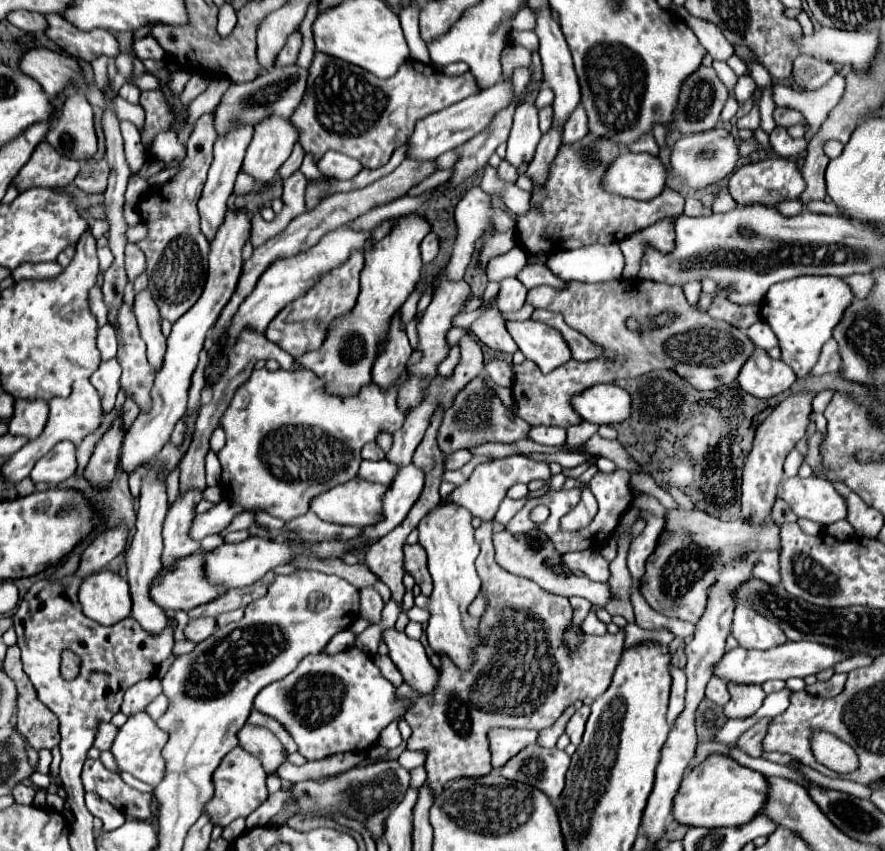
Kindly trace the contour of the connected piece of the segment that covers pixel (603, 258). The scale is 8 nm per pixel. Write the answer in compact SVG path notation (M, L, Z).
M616 243L588 245L576 251L562 251L548 259L548 269L564 279L586 283L618 279L624 269L624 255Z

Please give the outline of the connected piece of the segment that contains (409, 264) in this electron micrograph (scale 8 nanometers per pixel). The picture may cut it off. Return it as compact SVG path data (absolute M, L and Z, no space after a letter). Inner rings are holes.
M408 213L398 219L398 227L380 239L378 243L370 243L370 249L364 251L364 267L360 275L360 295L358 303L350 315L332 323L330 335L324 345L316 351L310 351L296 361L306 369L314 371L326 385L326 391L334 395L356 395L358 389L370 383L370 369L376 359L376 345L382 337L388 335L390 319L400 305L404 305L406 297L414 289L414 281L420 277L422 259L420 259L420 241L426 233L430 233L430 223L424 215Z

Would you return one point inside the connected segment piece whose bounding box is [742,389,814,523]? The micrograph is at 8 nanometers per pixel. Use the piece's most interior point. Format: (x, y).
(777, 435)

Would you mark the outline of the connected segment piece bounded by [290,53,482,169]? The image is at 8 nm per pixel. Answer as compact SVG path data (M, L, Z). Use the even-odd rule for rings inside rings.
M314 53L306 95L290 117L300 129L298 143L304 153L310 153L316 163L332 149L348 157L359 157L365 168L378 169L388 163L396 147L410 139L416 121L482 91L478 83L474 83L470 71L454 77L436 69L432 71L430 67L432 65L412 59L406 61L394 77L378 79L376 75L362 71L362 67L338 61L326 53ZM352 93L356 93L356 99Z

